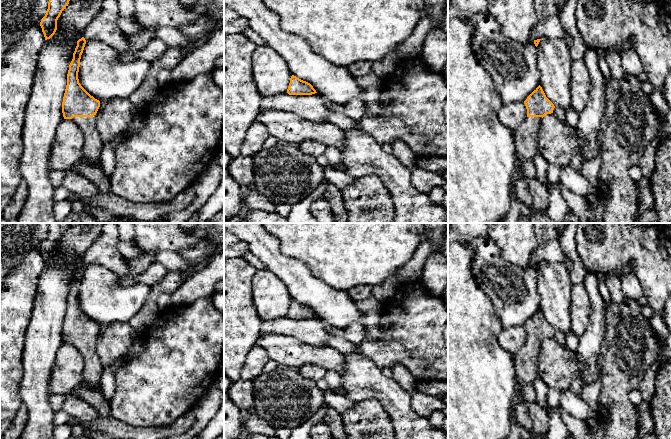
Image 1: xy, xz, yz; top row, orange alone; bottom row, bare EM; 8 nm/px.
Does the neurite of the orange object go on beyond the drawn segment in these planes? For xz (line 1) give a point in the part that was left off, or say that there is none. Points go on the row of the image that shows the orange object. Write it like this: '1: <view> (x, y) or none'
1: none

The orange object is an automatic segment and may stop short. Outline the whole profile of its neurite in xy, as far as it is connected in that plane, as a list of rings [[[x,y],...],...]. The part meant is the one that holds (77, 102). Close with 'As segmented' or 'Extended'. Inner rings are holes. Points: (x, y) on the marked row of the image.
[[[84,37],[77,41],[67,74],[62,113],[64,119],[71,119],[84,134],[84,157],[92,162],[96,168],[101,168],[101,152],[104,144],[96,127],[96,113],[100,107],[100,101],[91,96],[81,86],[78,79],[80,59],[85,44]]]. Extended

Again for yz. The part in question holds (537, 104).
[[[539,85],[524,101],[527,109],[527,117],[525,121],[513,131],[513,136],[515,139],[515,147],[518,151],[520,157],[519,165],[522,167],[524,164],[533,160],[534,156],[537,154],[537,133],[540,129],[543,117],[547,114],[553,113],[555,108],[554,104],[546,97],[542,87]]]. Extended

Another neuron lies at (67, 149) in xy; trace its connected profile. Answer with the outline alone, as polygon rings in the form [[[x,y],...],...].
[[[63,119],[55,135],[49,158],[51,170],[72,169],[73,165],[84,158],[84,134],[71,119]]]

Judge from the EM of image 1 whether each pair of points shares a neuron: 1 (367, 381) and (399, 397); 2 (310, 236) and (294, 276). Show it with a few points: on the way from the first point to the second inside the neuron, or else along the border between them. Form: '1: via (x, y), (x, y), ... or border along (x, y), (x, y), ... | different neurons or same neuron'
1: via (375, 385), (391, 395) | same neuron
2: border along (280, 247), (283, 254), (300, 260), (316, 277) | different neurons

